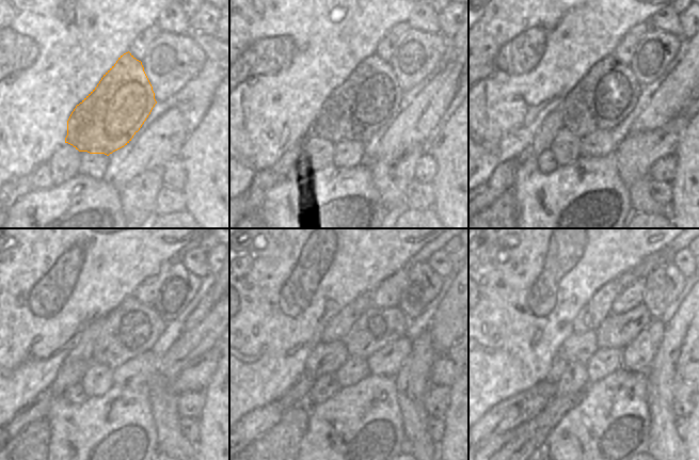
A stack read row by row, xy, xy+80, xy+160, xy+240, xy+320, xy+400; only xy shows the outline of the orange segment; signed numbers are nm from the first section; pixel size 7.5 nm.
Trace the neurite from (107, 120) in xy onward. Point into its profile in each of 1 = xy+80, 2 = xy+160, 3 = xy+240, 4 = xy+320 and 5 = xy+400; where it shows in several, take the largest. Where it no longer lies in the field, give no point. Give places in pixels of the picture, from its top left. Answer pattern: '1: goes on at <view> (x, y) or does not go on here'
1: goes on at xy+80 (366, 99)
2: goes on at xy+160 (609, 91)
3: goes on at xy+240 (131, 329)
4: goes on at xy+320 (378, 327)
5: goes on at xy+400 (618, 330)

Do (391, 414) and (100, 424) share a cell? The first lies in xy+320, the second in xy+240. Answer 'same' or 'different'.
same

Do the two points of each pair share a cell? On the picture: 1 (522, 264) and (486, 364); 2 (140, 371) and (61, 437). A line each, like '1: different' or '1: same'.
1: same
2: different

